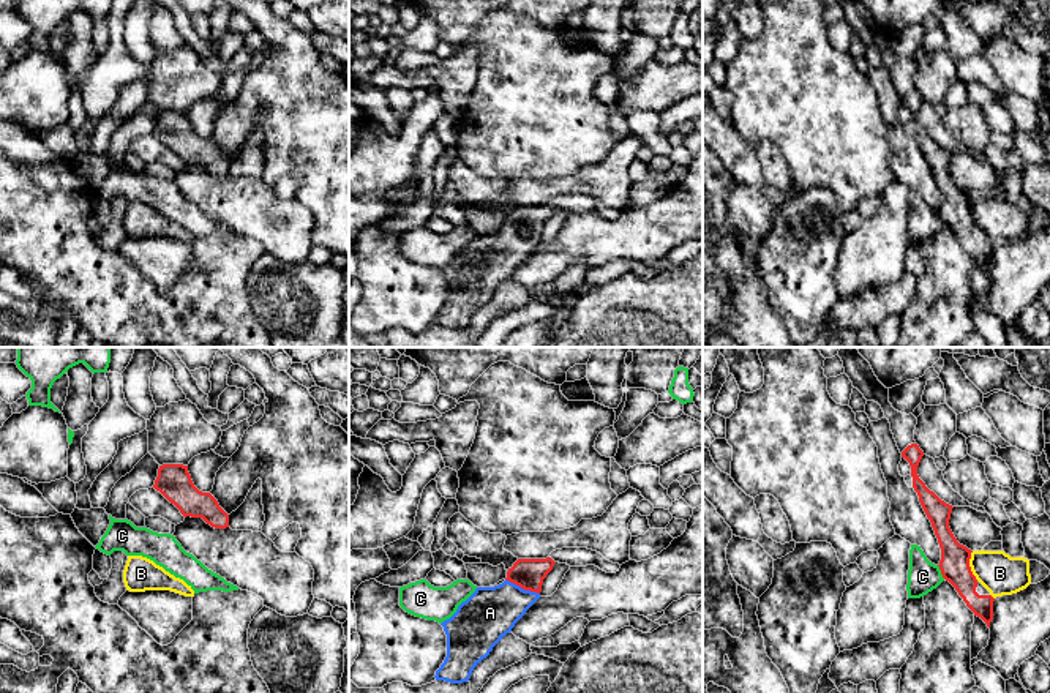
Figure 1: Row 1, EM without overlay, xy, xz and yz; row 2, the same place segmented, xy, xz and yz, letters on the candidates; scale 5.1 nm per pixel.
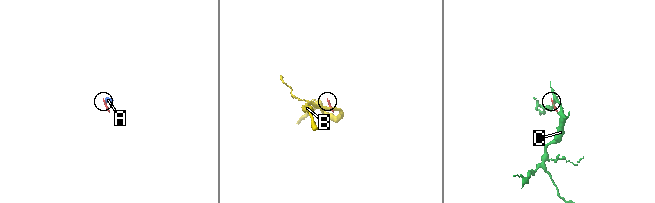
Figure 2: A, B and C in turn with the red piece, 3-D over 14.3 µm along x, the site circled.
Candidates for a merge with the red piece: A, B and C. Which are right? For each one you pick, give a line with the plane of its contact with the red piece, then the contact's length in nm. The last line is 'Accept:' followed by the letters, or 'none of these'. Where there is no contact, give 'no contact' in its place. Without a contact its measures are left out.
A: xz | 190 nm
Accept: A

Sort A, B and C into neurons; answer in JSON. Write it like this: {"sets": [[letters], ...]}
{"sets": [["A"], ["B"], ["C"]]}

